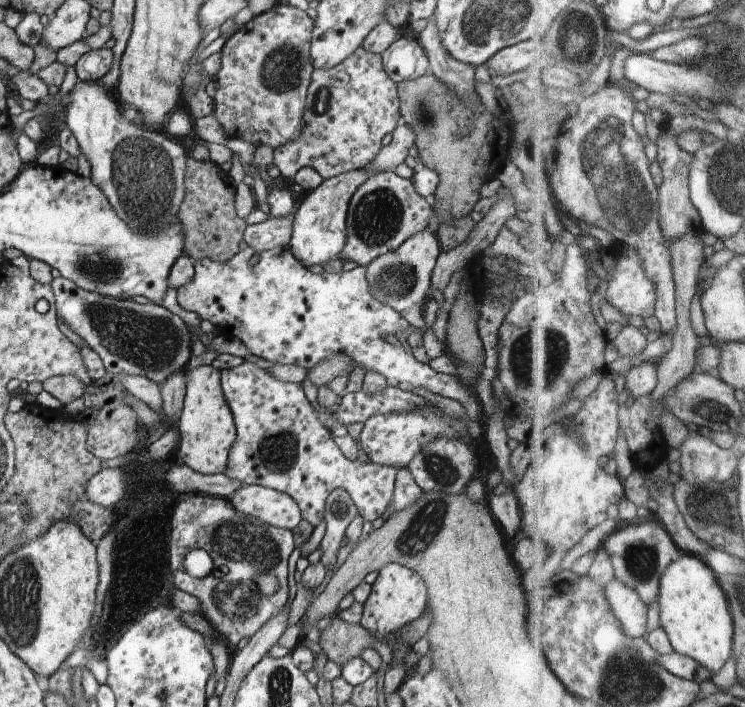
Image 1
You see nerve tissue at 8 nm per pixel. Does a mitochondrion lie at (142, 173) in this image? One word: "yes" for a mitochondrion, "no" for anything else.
yes

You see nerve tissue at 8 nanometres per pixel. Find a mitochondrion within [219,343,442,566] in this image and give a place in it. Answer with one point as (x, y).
(277, 450)

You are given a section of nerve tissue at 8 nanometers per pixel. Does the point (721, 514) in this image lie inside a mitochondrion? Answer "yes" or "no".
yes

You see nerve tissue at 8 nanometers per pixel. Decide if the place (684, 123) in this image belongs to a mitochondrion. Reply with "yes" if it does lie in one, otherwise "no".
no

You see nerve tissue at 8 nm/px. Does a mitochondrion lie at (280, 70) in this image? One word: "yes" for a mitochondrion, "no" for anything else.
yes

